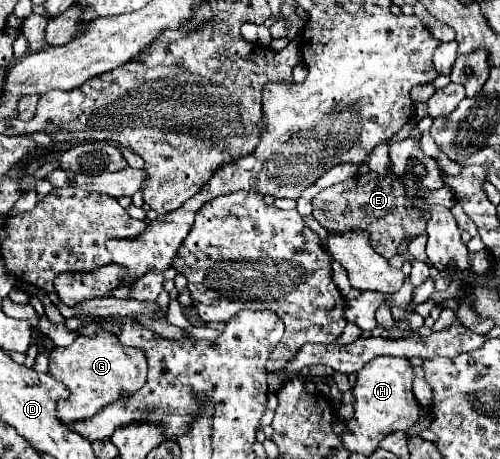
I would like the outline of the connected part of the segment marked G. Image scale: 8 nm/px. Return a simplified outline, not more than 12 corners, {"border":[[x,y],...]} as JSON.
{"border":[[107,330],[49,352],[65,424],[147,380],[145,354]]}

